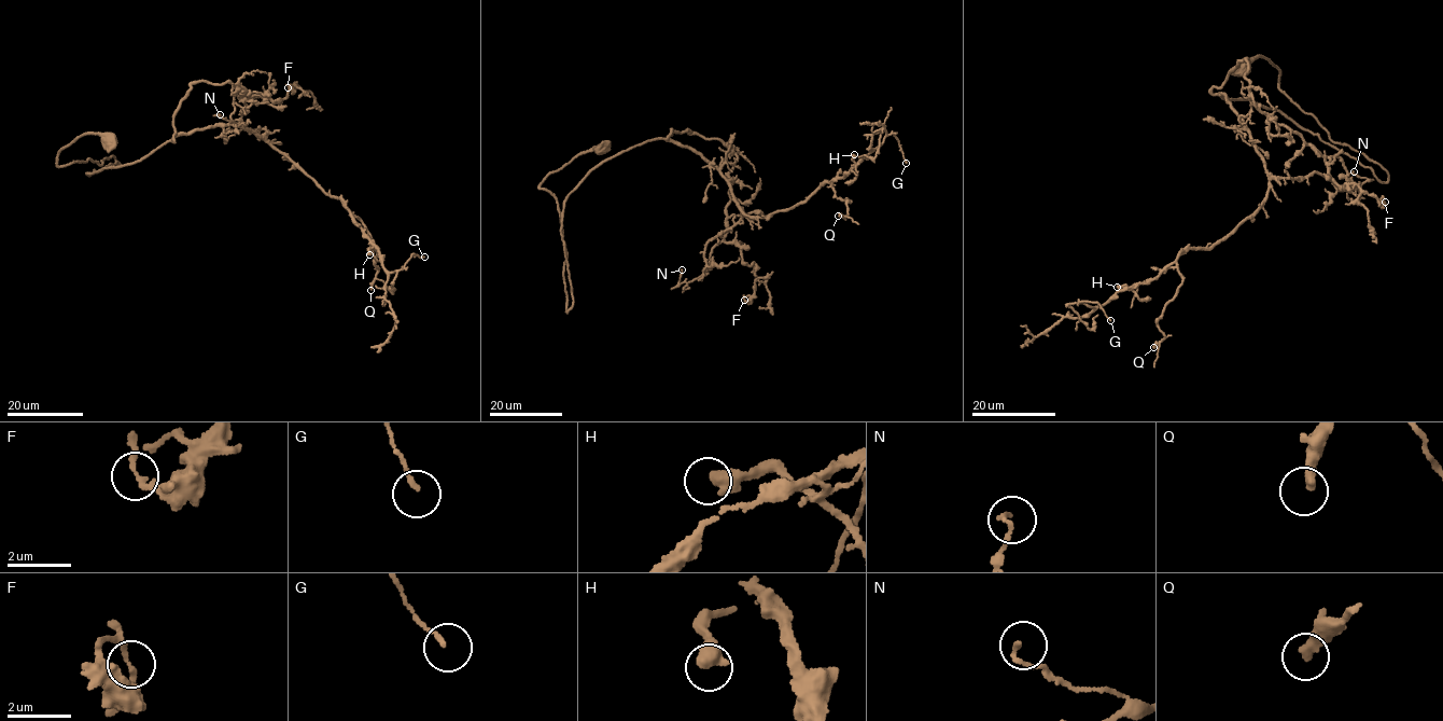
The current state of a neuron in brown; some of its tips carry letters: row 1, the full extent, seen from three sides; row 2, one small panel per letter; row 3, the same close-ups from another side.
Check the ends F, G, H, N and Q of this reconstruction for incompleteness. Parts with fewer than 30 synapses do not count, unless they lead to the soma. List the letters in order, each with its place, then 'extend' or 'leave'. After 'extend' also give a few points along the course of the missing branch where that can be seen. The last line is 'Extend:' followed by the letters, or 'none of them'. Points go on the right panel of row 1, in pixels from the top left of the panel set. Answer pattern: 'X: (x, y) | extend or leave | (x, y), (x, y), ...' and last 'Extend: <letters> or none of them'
F: (1385, 202) | leave
G: (1110, 320) | leave
H: (1117, 287) | leave
N: (1354, 171) | leave
Q: (1153, 347) | leave
Extend: none of them

